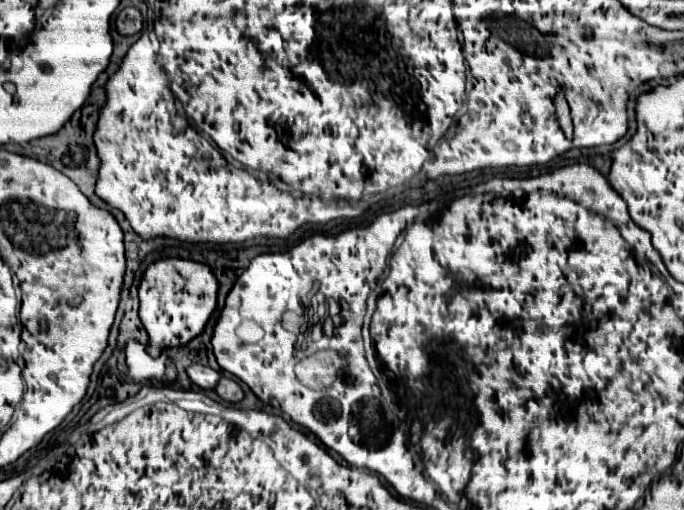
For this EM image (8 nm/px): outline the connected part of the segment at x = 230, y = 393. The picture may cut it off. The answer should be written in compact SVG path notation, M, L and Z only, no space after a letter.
M222 377L222 379L218 381L218 385L216 385L214 391L216 391L224 401L230 401L230 403L238 403L238 401L242 401L242 397L244 397L240 385L238 385L236 381L228 379L228 377Z

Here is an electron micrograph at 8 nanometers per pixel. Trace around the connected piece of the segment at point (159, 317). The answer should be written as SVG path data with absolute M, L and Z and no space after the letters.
M162 259L152 263L138 287L140 319L150 335L150 353L160 353L164 347L186 345L200 335L216 309L216 293L218 281L204 263L186 259Z

